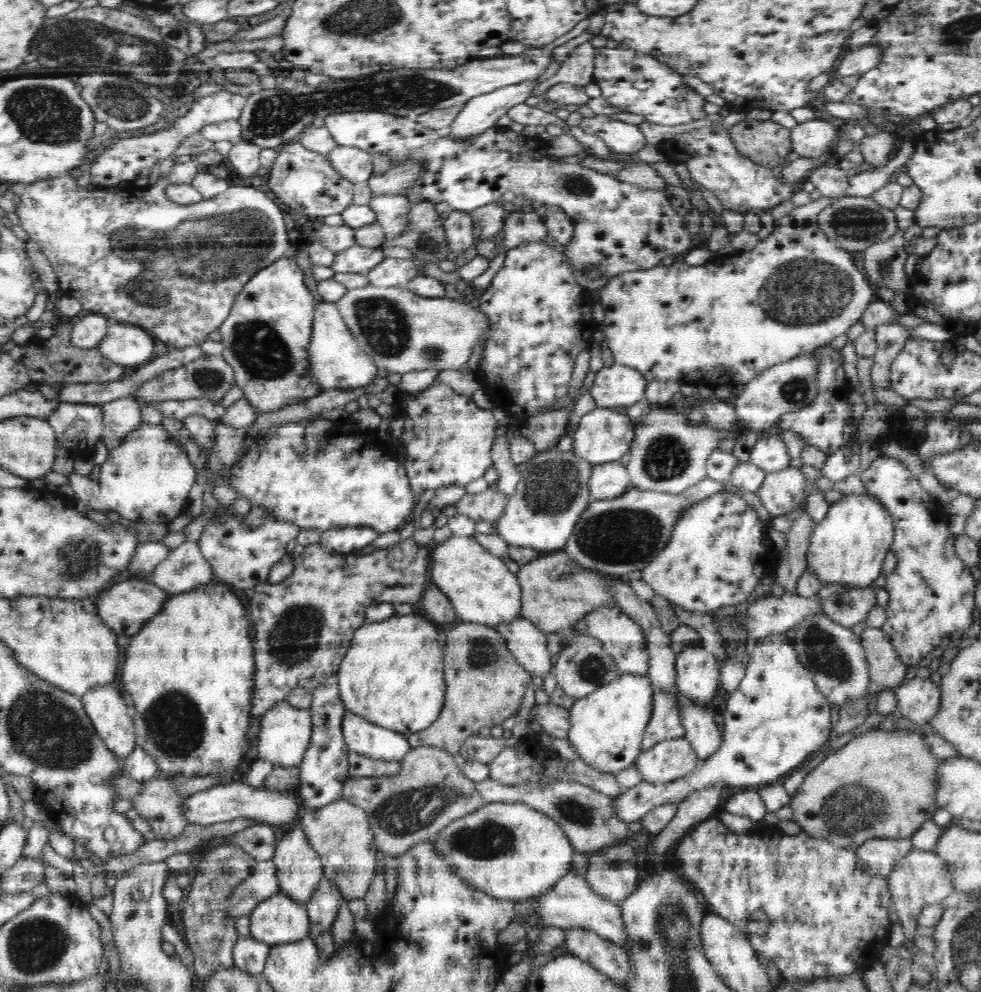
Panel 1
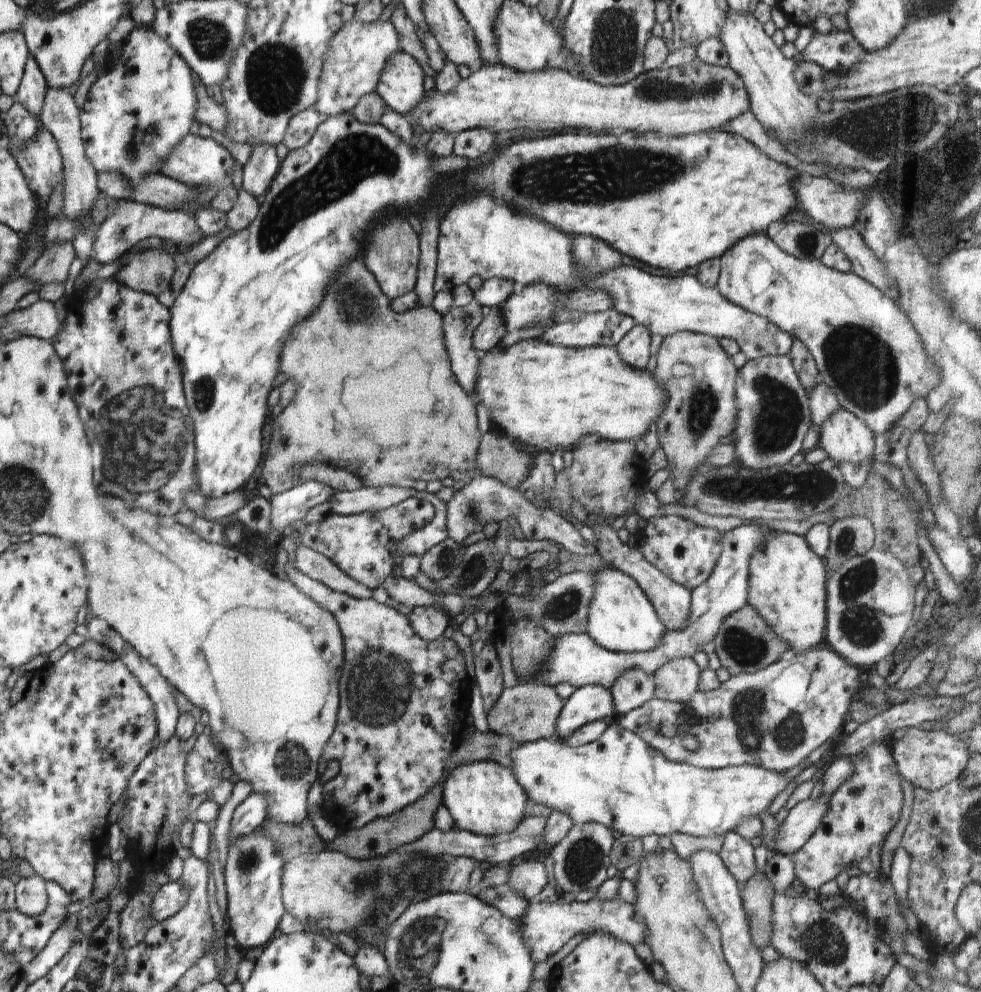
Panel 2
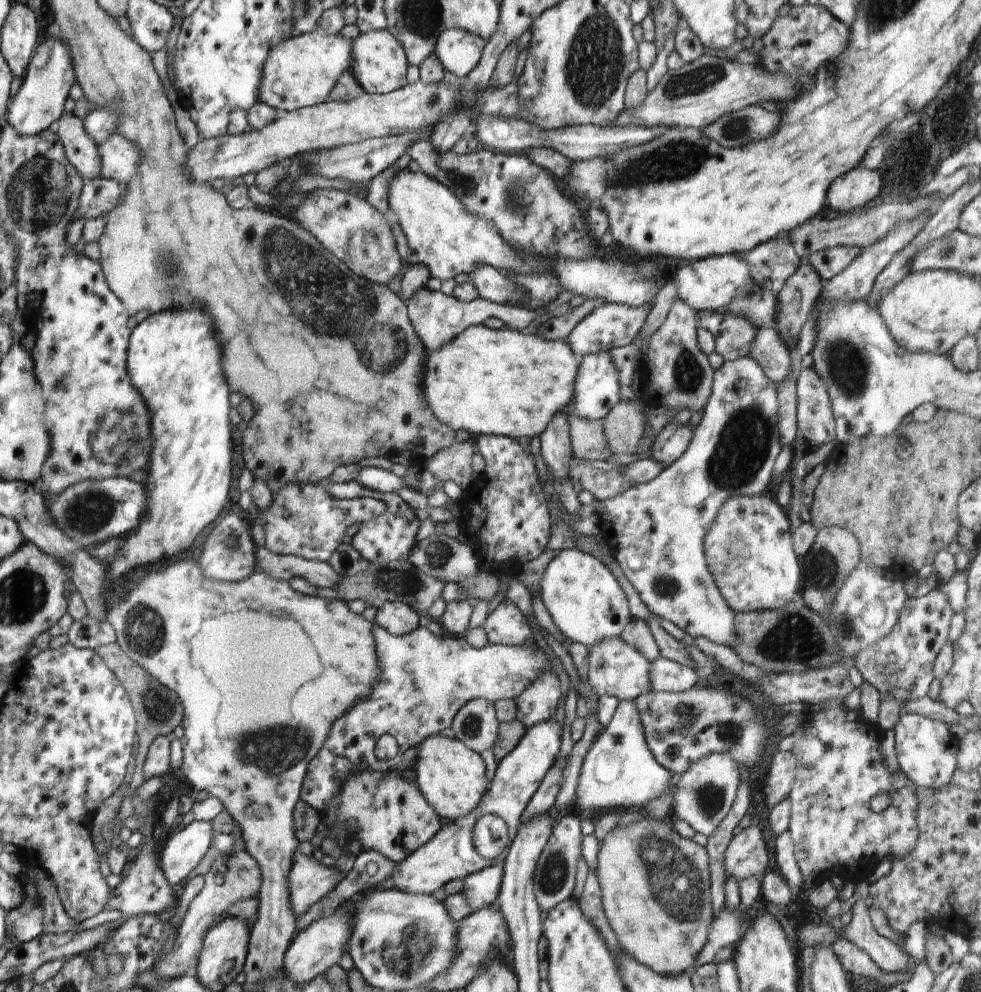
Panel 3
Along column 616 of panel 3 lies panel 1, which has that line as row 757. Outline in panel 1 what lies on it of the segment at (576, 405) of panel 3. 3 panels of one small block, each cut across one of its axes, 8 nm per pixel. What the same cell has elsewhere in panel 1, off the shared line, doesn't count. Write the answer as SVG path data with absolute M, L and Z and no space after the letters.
M348 709L342 720L342 735L350 752L373 760L402 762L412 750L404 735L377 726Z

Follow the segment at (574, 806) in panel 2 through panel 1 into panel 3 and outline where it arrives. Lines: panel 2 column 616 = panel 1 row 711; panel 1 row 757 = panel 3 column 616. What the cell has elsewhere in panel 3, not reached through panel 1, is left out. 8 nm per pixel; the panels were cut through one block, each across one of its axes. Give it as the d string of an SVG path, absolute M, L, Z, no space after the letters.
M622 700L612 721L600 732L584 758L574 806L586 816L632 806L642 809L651 800L666 794L670 783L675 780L649 750L635 702Z

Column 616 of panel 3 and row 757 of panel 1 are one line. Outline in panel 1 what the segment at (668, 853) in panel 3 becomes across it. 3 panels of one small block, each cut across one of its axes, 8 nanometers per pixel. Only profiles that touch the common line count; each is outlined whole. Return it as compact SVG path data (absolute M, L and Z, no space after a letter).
M872 728L864 734L852 738L848 744L842 746L840 750L836 750L832 756L827 756L826 759L813 768L807 775L807 778L800 784L800 788L796 792L796 795L792 796L789 800L791 808L793 810L794 820L801 828L801 831L808 833L812 837L818 837L818 839L826 839L832 841L838 848L849 848L856 850L861 846L863 842L875 838L911 838L912 834L918 830L924 823L932 820L932 814L939 808L936 807L937 798L937 776L938 768L944 762L940 758L937 758L932 750L928 747L925 737L918 732L912 732L912 730L879 730L879 728Z

